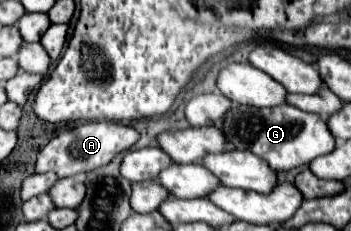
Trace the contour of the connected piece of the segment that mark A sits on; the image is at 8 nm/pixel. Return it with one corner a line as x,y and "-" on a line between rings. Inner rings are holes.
84,122
72,130
60,132
56,138
52,138
38,154
36,160
36,172
56,172
60,178
74,176
78,172
90,172
94,168
100,168
108,164
116,154
126,152
130,146
134,146
140,138
140,132
132,126
118,124
118,122

